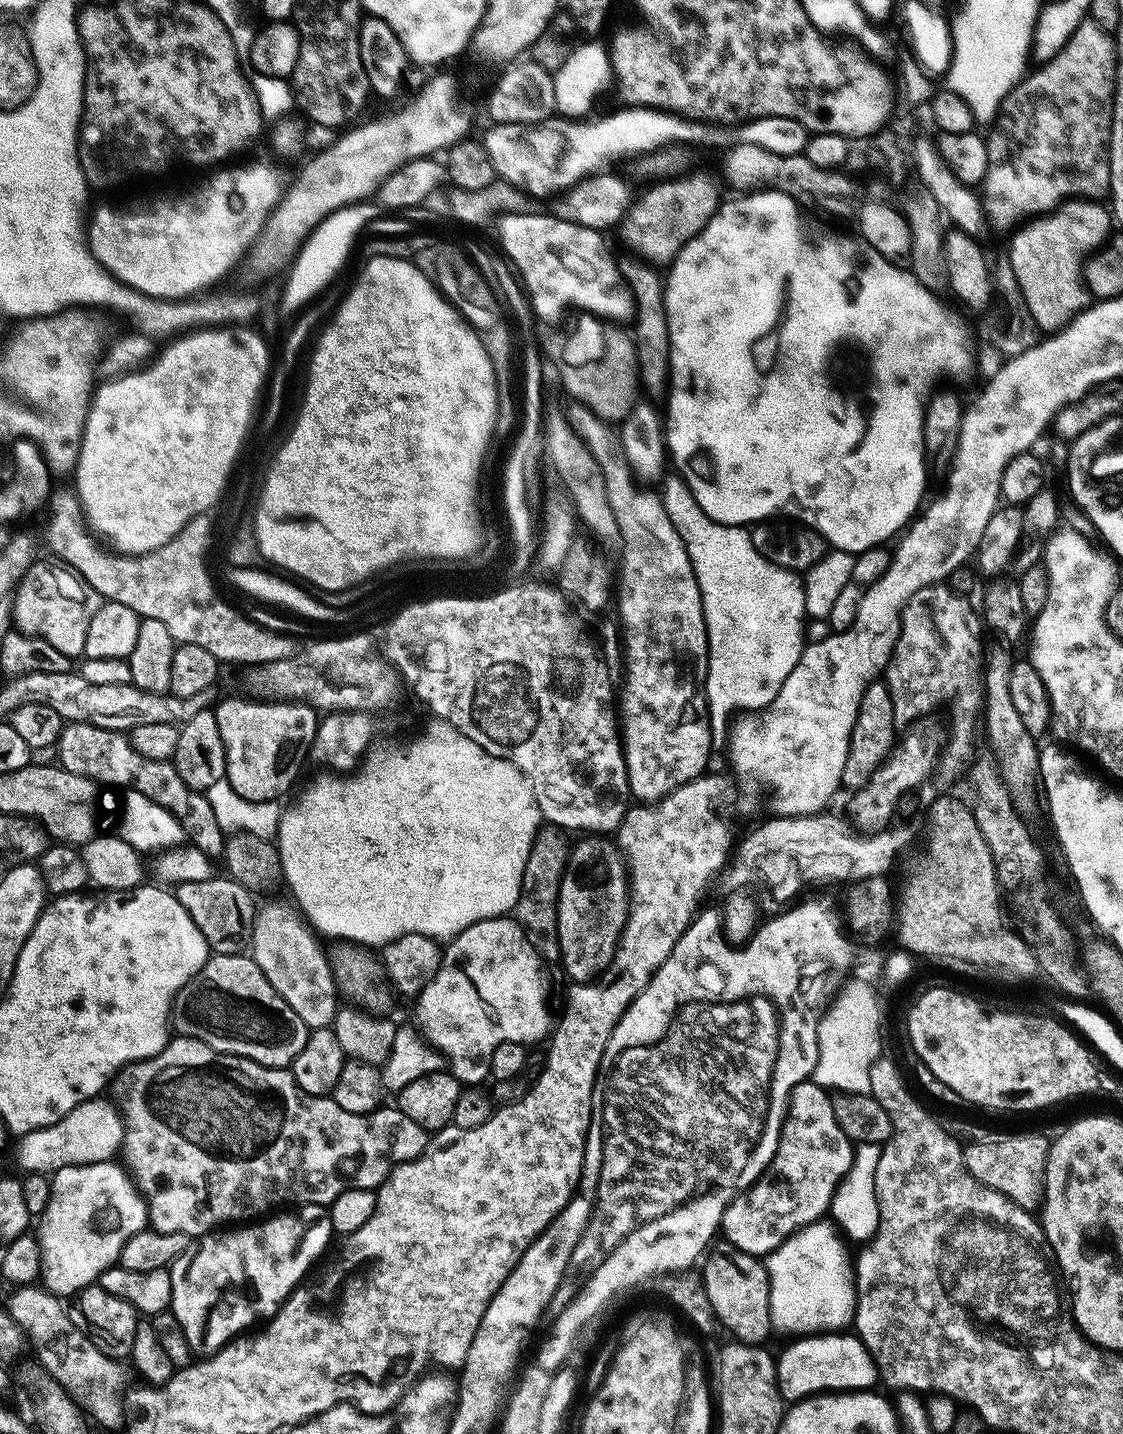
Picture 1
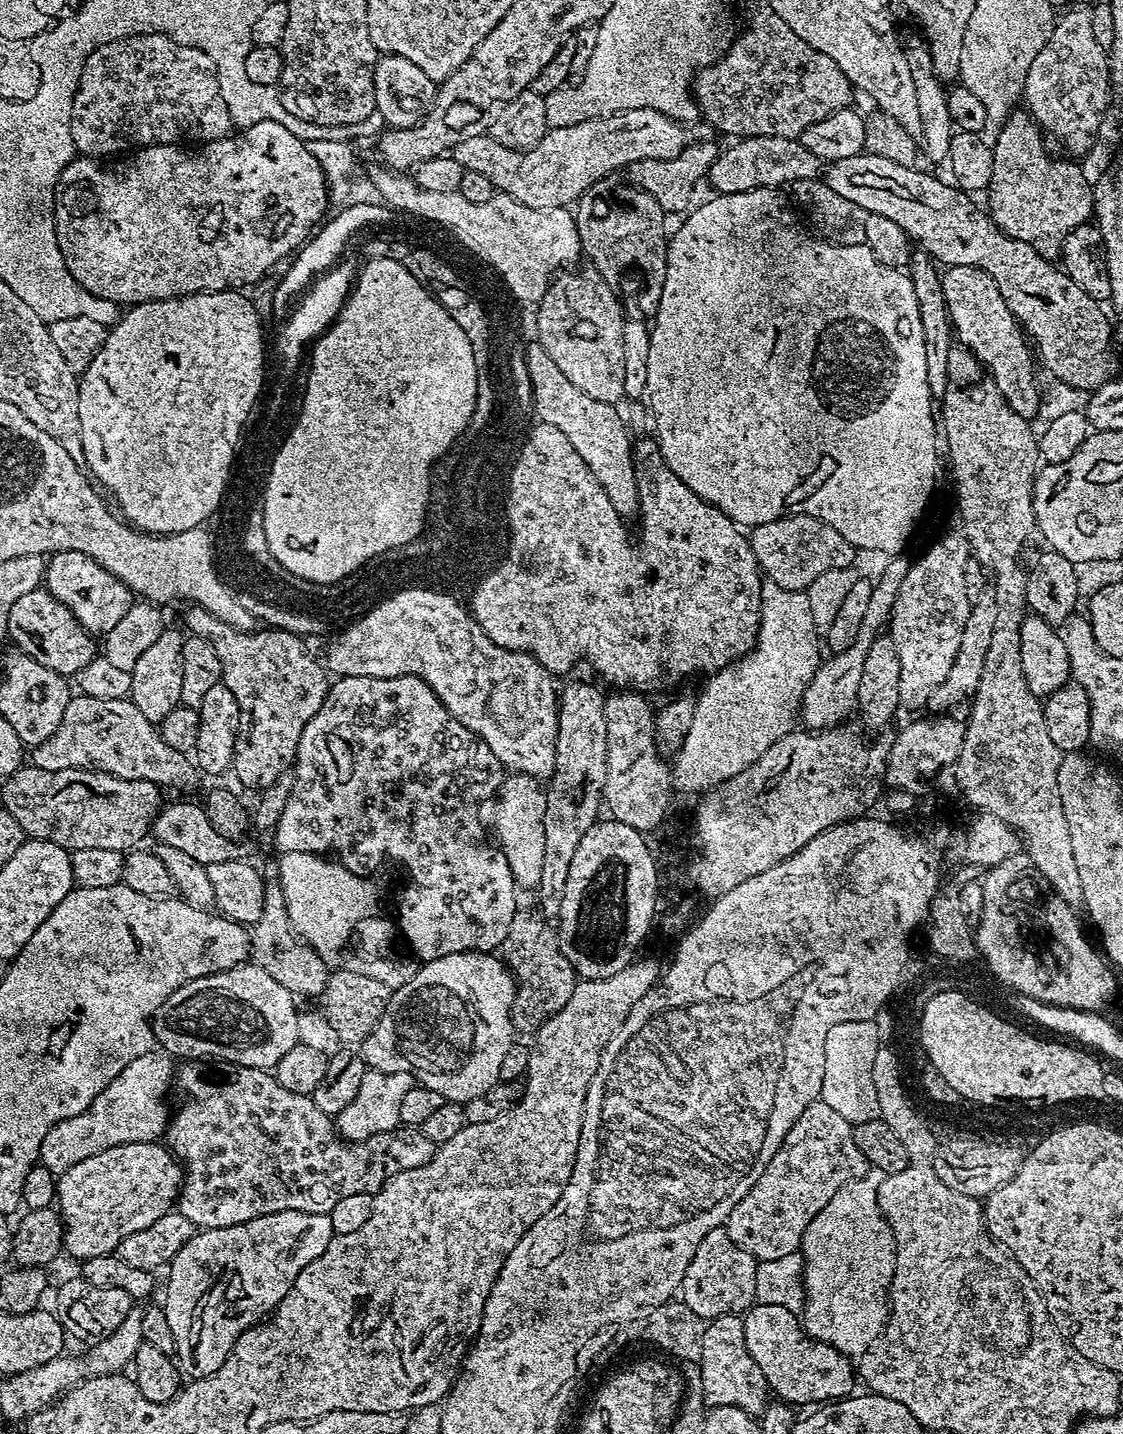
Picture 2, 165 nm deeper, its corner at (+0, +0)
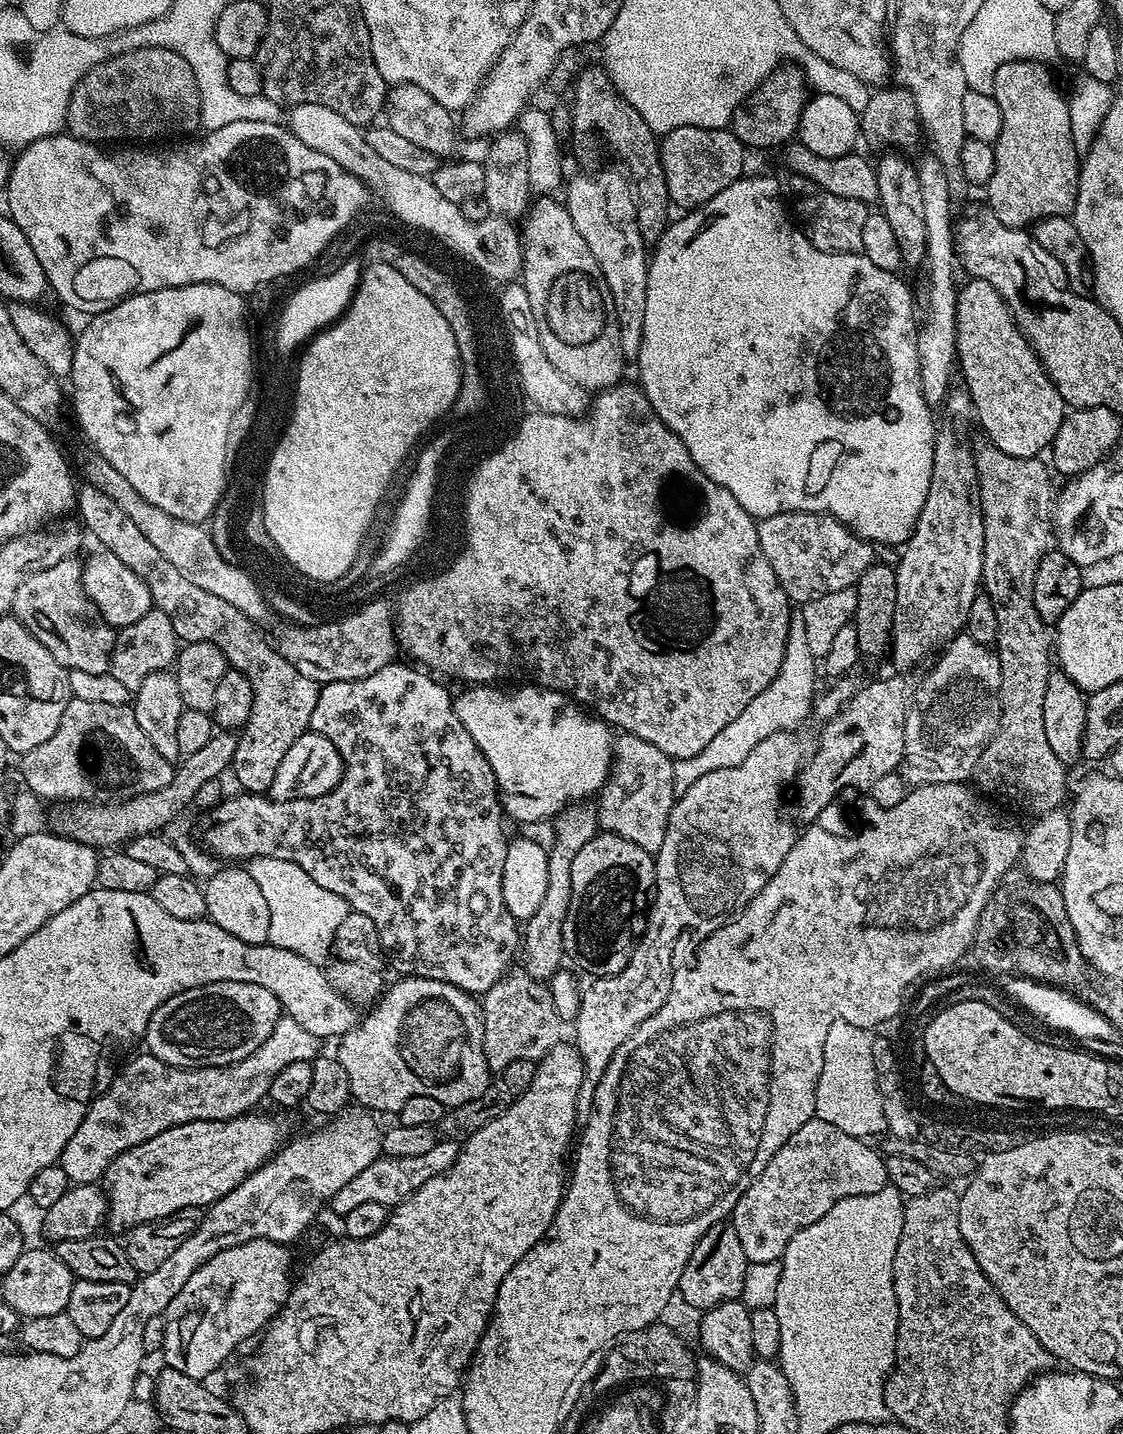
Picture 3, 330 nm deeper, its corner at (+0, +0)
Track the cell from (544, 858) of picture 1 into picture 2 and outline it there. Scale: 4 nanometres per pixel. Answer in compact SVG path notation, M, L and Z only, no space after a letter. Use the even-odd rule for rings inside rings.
M518 910L498 952L516 981L516 999L512 1002L513 1029L539 1029L554 1013L562 1010L566 1002L570 1002L570 994L574 994L578 983L577 974L566 954L562 954L557 929L539 911Z

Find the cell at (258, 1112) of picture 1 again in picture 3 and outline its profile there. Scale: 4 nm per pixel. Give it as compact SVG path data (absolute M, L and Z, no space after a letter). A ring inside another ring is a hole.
M451 1138L437 1139L436 1144L426 1154L417 1154L414 1158L402 1158L398 1156L381 1155L358 1178L350 1178L346 1186L342 1186L338 1197L341 1217L350 1214L354 1206L359 1206L361 1202L378 1202L385 1206L395 1206L401 1204L410 1194L414 1194L432 1176L442 1176L444 1171L456 1160L458 1151L457 1141Z

